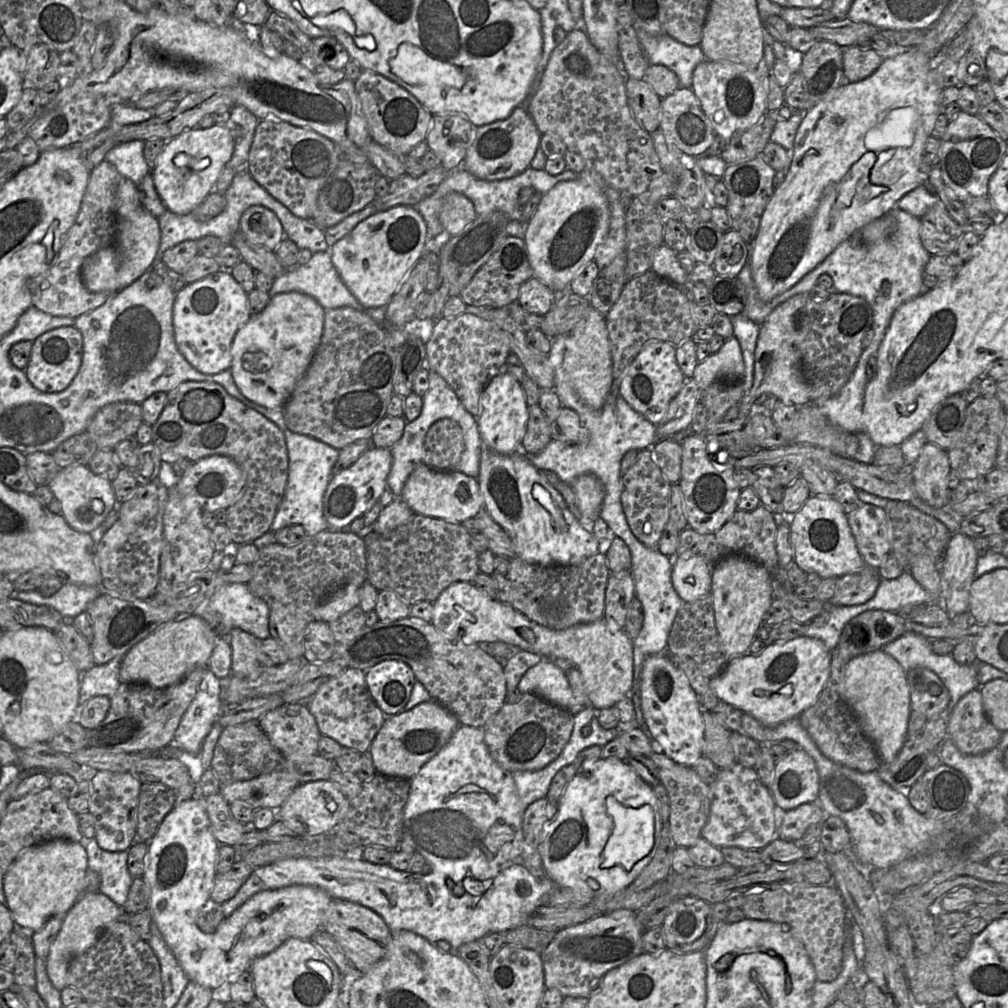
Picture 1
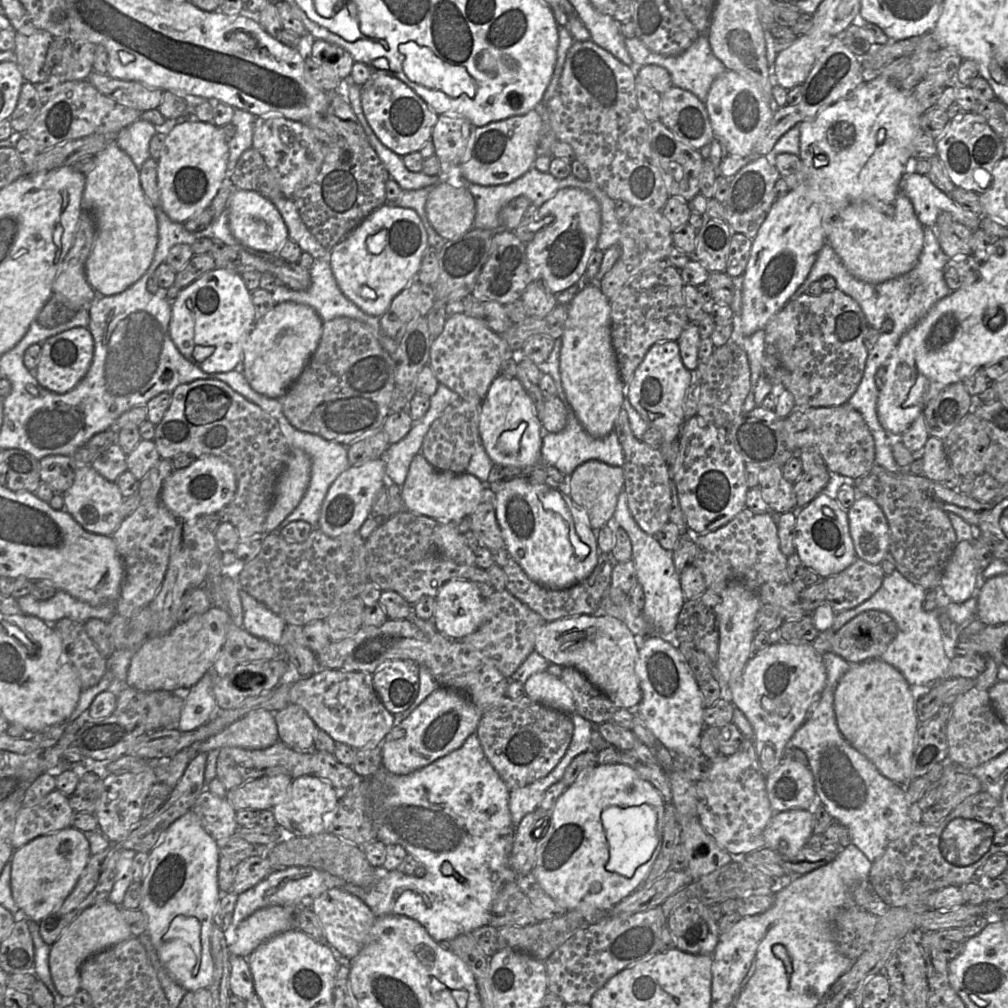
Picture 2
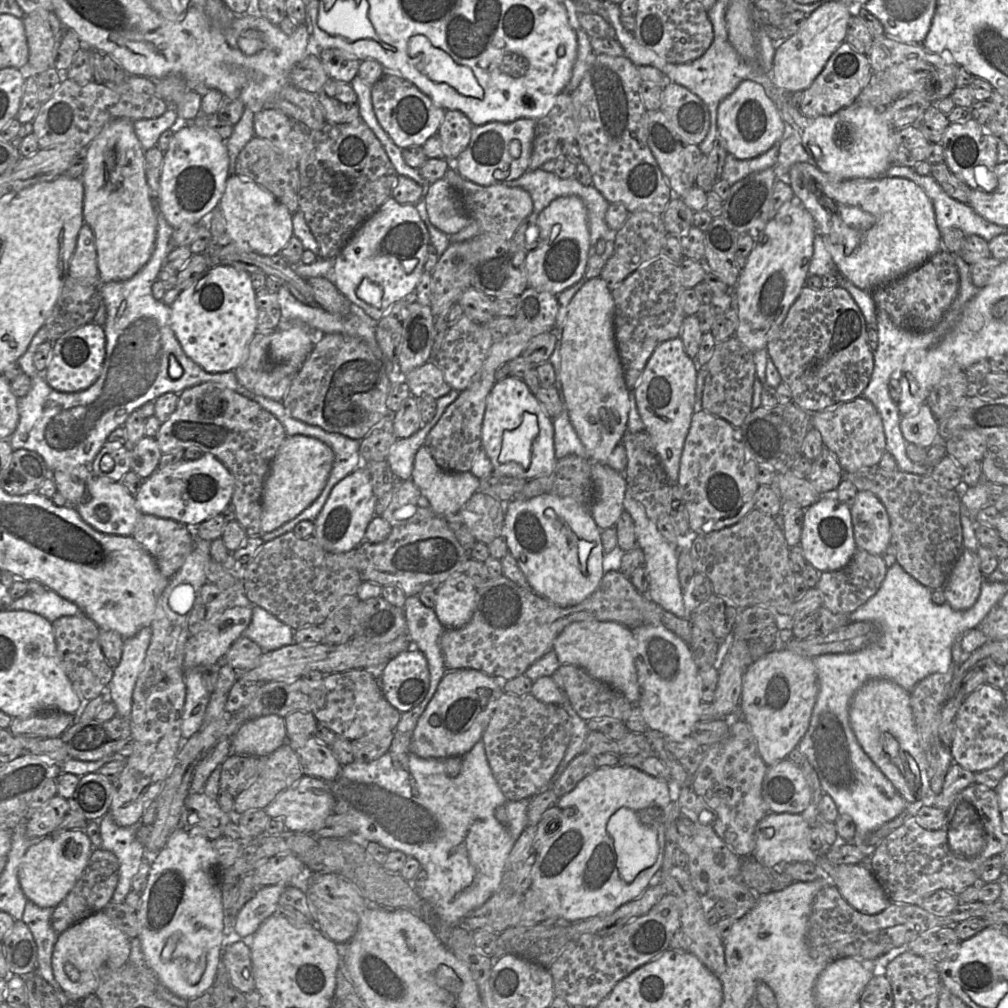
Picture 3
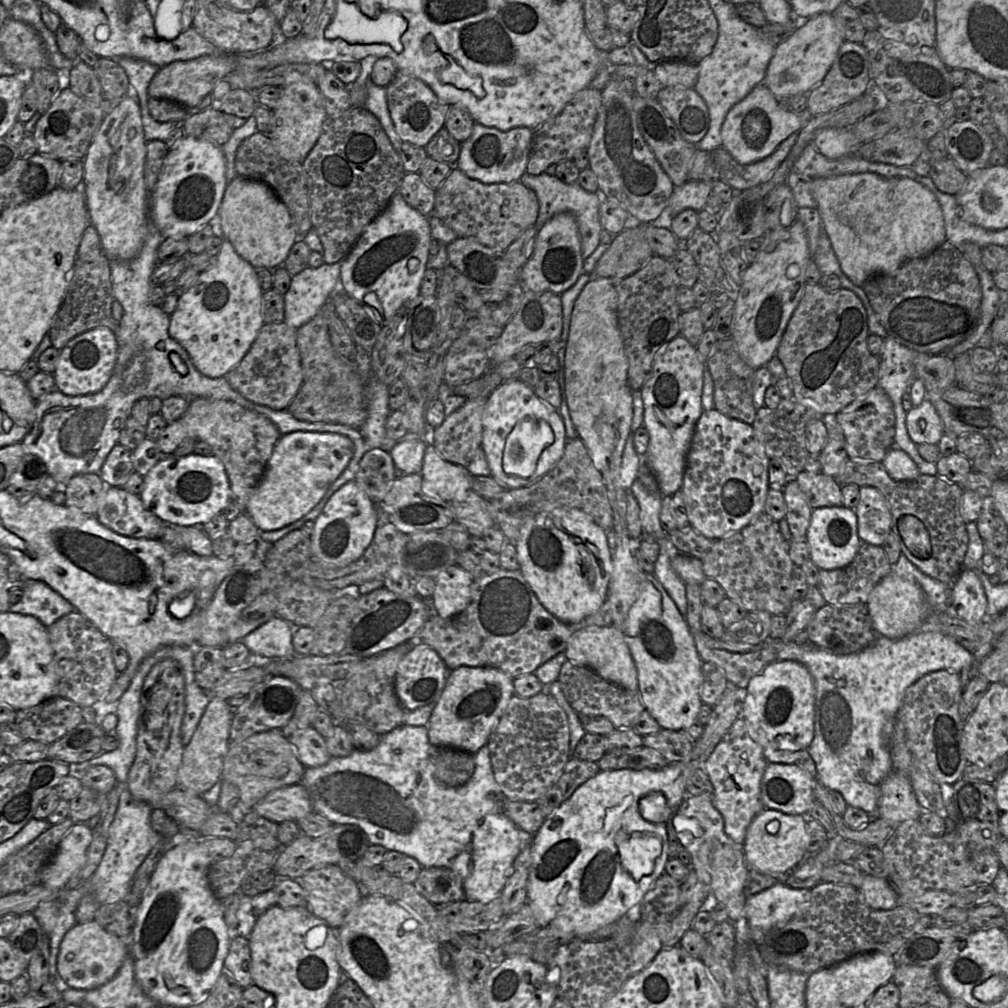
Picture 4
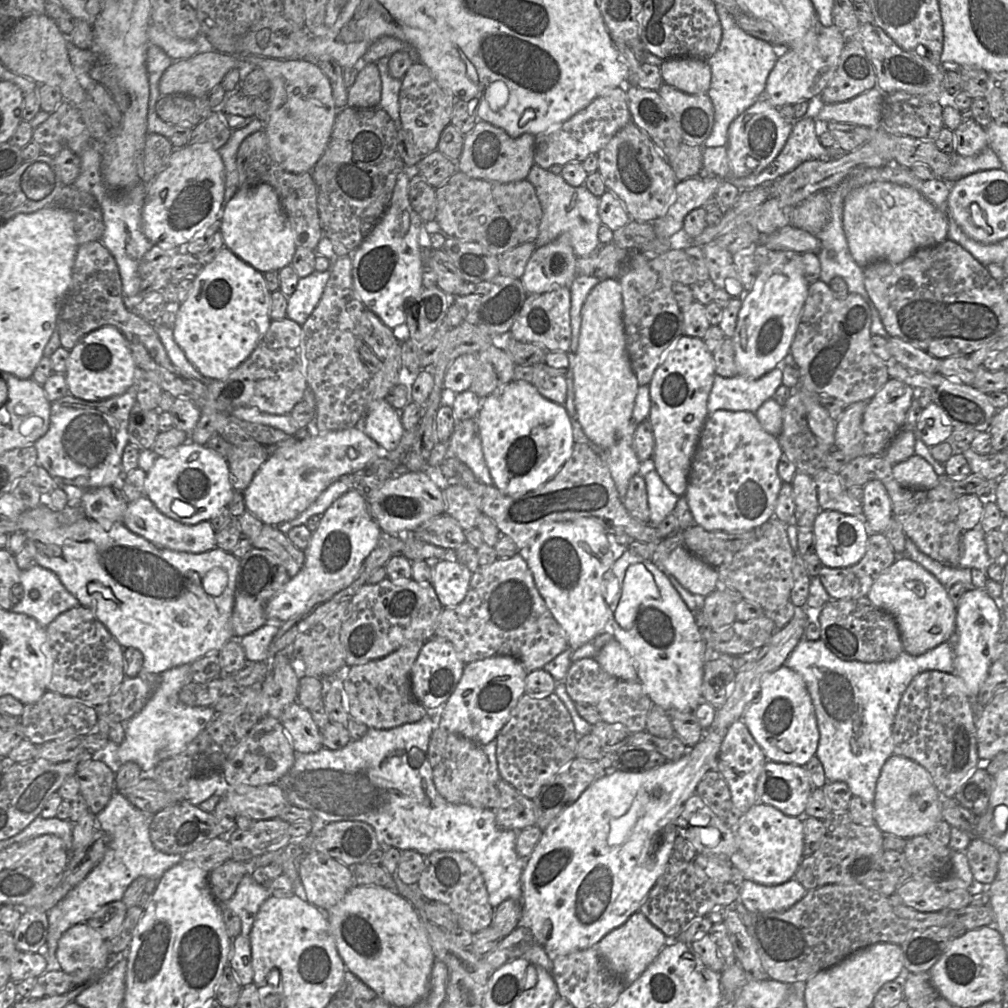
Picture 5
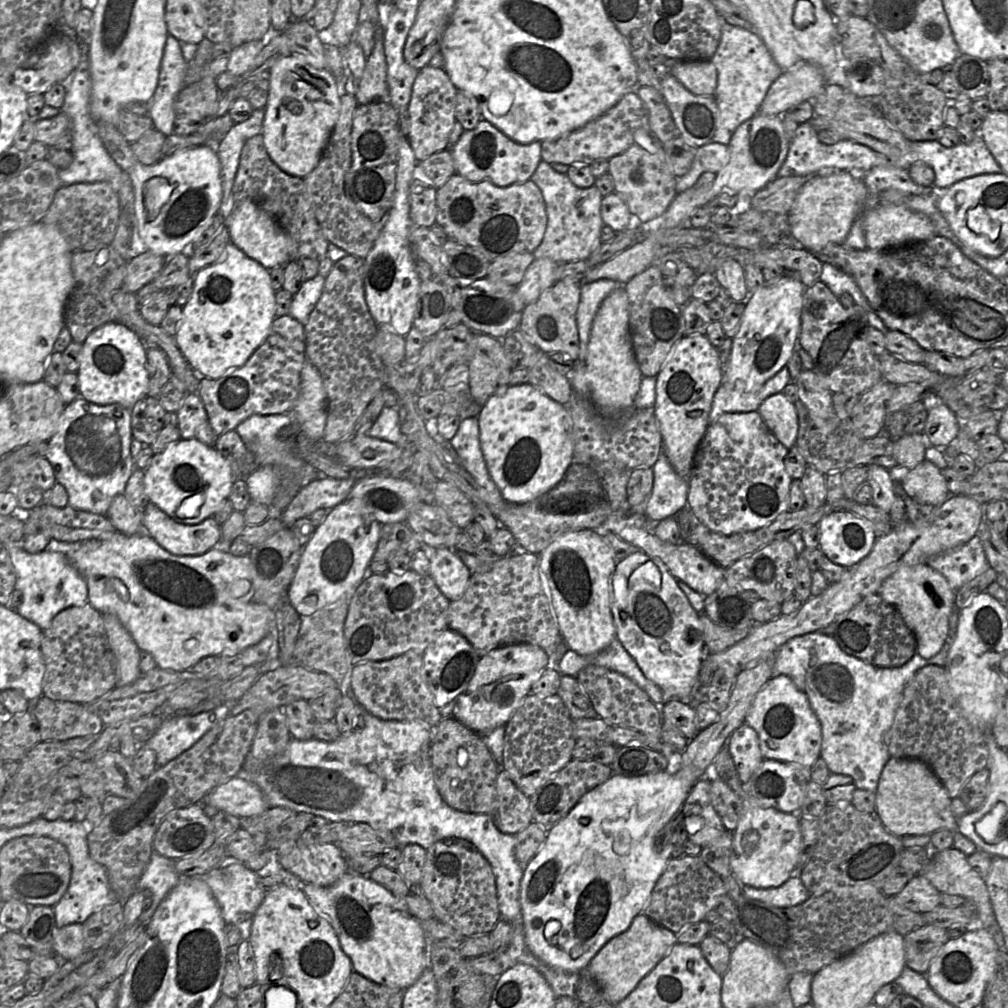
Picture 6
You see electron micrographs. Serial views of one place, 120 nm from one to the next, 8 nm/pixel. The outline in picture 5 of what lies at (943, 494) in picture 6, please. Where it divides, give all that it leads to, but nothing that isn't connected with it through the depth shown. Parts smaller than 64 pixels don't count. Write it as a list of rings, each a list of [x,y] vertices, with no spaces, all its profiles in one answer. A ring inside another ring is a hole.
[[[914,454],[907,460],[892,465],[895,480],[904,487],[931,489],[940,481],[932,466],[922,457]]]

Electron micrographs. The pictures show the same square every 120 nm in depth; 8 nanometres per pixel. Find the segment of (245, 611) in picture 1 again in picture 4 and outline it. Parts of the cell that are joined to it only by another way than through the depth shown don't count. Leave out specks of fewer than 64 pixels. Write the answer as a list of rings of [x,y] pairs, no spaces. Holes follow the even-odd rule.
[[[274,616],[241,641],[255,657],[282,658],[293,657],[292,638],[299,627],[293,626],[284,619]]]

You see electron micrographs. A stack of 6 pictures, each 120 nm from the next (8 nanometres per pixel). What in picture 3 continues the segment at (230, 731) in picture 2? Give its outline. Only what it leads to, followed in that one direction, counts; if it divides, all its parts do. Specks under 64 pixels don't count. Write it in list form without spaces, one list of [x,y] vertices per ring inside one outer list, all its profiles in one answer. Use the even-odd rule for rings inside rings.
[[[272,714],[243,723],[231,739],[231,752],[263,757],[285,743],[287,741],[284,718]]]

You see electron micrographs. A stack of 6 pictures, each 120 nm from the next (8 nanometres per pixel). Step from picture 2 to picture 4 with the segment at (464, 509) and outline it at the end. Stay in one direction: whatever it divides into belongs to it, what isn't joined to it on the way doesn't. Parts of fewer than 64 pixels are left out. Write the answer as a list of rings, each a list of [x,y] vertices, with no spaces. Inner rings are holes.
[[[428,444],[421,470],[423,489],[445,501],[461,501],[471,489],[472,475],[458,464],[443,459],[432,444]]]

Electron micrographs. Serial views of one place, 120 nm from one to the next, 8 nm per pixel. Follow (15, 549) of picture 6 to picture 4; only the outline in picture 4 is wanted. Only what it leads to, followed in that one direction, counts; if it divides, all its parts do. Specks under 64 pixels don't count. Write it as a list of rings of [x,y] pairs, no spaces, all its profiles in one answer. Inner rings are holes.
[[[28,580],[21,599],[9,608],[10,612],[36,617],[47,628],[74,610],[68,600],[39,580]]]

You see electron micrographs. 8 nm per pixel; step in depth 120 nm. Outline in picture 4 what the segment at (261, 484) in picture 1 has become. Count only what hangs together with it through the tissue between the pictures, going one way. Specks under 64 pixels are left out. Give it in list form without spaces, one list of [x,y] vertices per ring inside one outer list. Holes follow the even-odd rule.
[[[203,397],[187,399],[190,401],[185,414],[168,424],[155,440],[162,458],[173,455],[175,449],[187,438],[207,443],[212,448],[212,455],[217,457],[225,468],[230,483],[231,501],[245,513],[274,447],[281,437],[279,429],[266,415],[234,402]]]

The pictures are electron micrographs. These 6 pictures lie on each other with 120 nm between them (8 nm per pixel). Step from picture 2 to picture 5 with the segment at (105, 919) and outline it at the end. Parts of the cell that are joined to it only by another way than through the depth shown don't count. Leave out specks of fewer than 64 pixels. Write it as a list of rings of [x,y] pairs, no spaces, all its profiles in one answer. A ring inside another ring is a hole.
[[[78,923],[66,930],[58,941],[57,959],[66,973],[78,970],[106,969],[110,953],[106,940],[86,923]]]

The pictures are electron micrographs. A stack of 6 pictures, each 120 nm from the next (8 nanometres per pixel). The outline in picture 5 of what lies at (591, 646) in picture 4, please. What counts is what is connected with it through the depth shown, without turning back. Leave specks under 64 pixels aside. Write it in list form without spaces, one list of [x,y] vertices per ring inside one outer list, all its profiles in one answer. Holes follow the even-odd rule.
[[[615,638],[609,640],[594,659],[608,674],[627,682],[639,682],[633,659]]]

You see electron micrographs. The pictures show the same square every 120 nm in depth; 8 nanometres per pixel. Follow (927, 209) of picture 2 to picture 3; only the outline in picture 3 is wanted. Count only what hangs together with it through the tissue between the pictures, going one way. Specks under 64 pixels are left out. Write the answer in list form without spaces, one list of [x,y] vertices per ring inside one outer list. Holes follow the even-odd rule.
[[[891,165],[884,175],[909,179],[924,190],[933,204],[941,234],[950,227],[956,227],[965,235],[977,235],[989,242],[994,237],[1007,233],[1007,227],[987,221],[968,204],[949,197],[931,175],[922,176],[913,168],[900,165]]]

